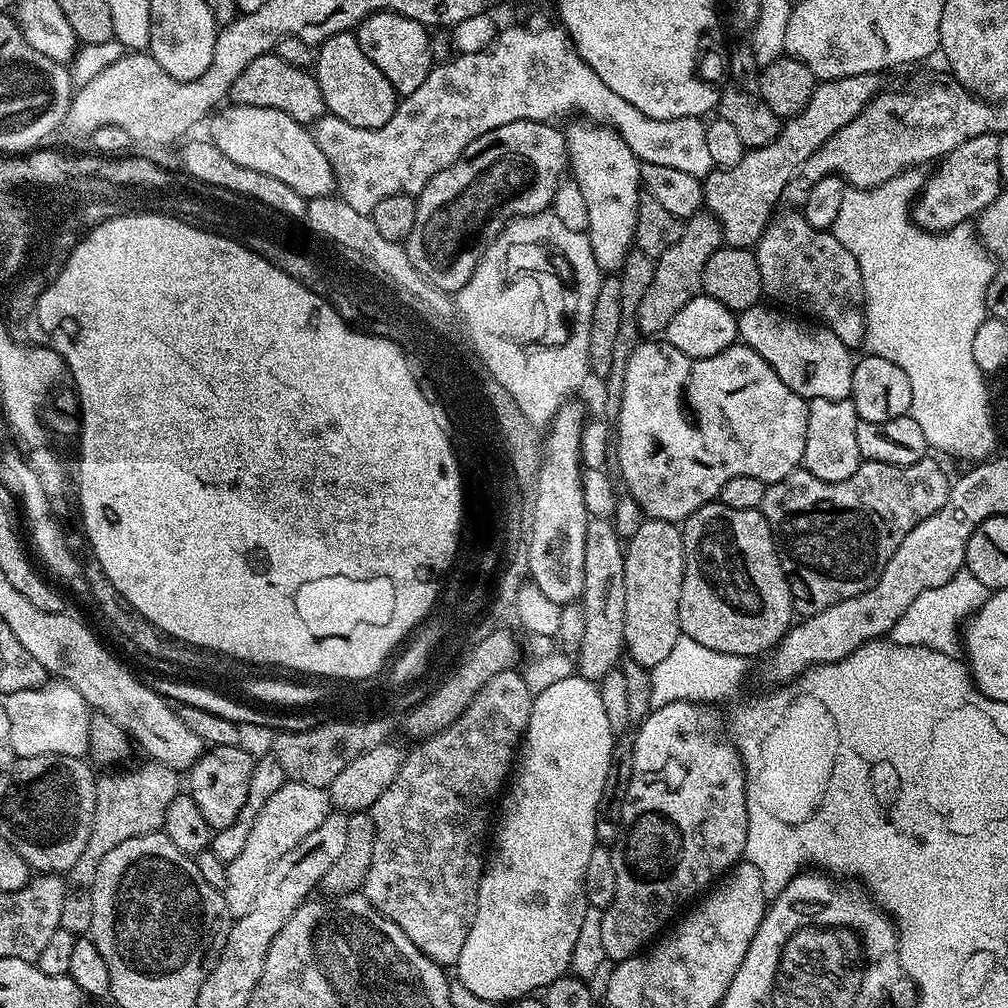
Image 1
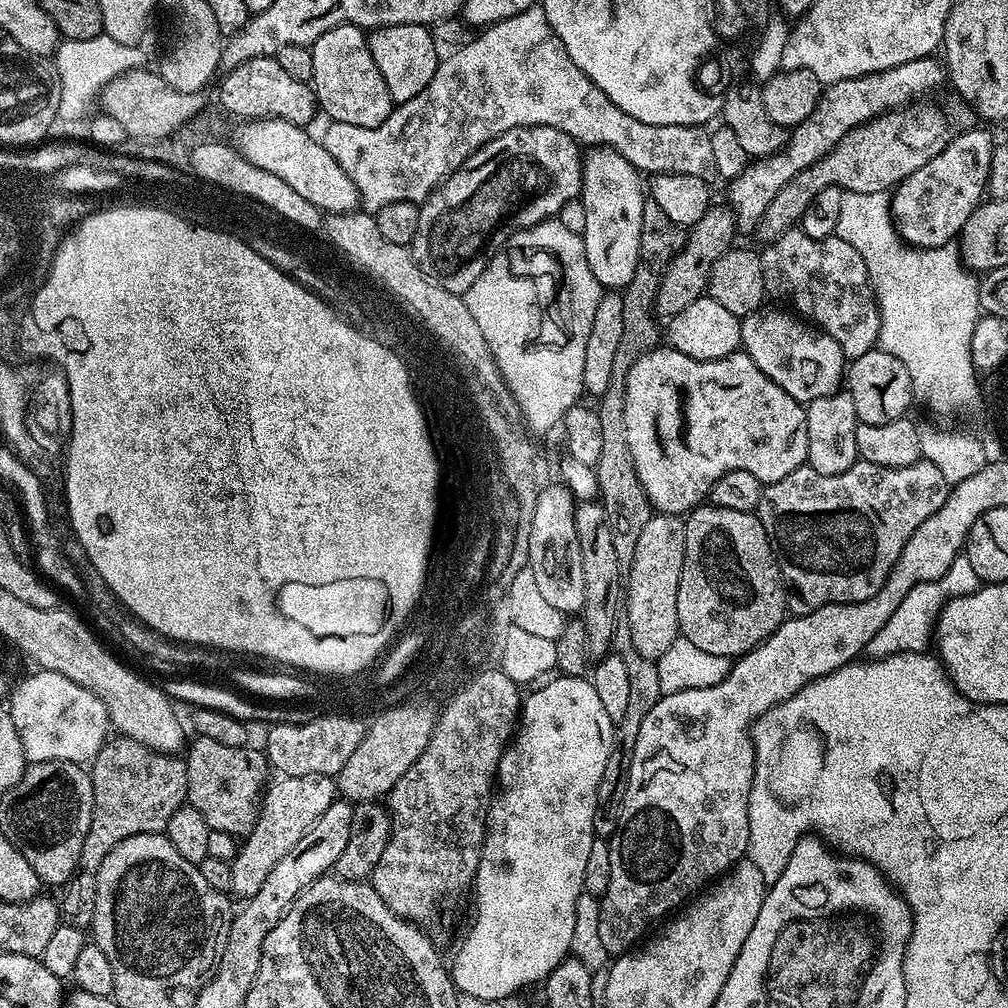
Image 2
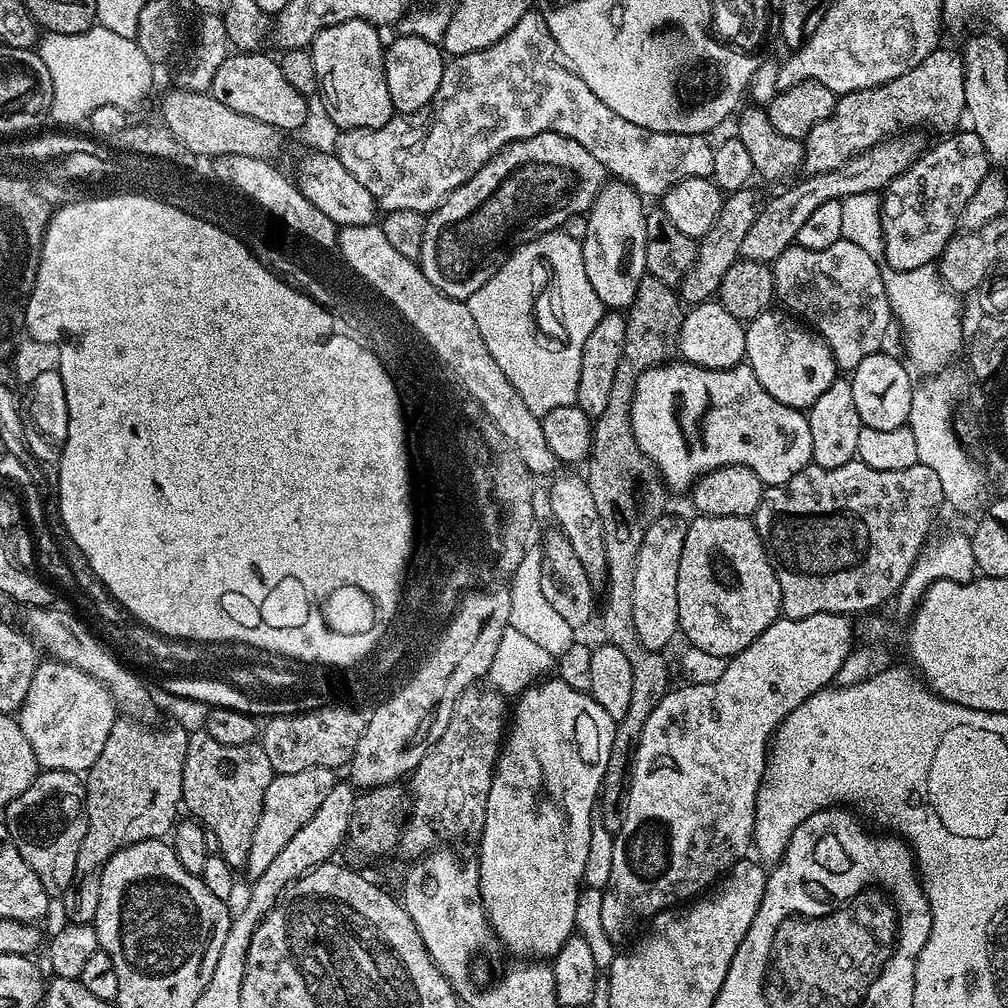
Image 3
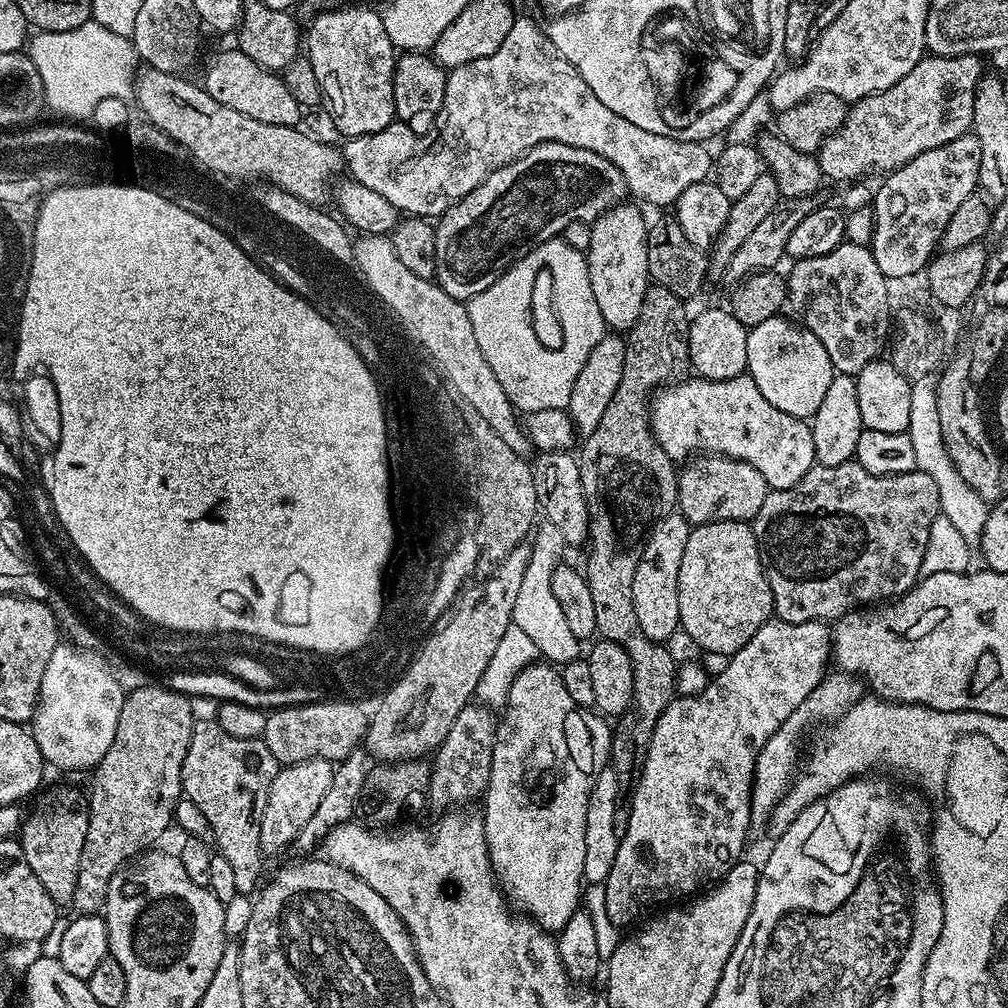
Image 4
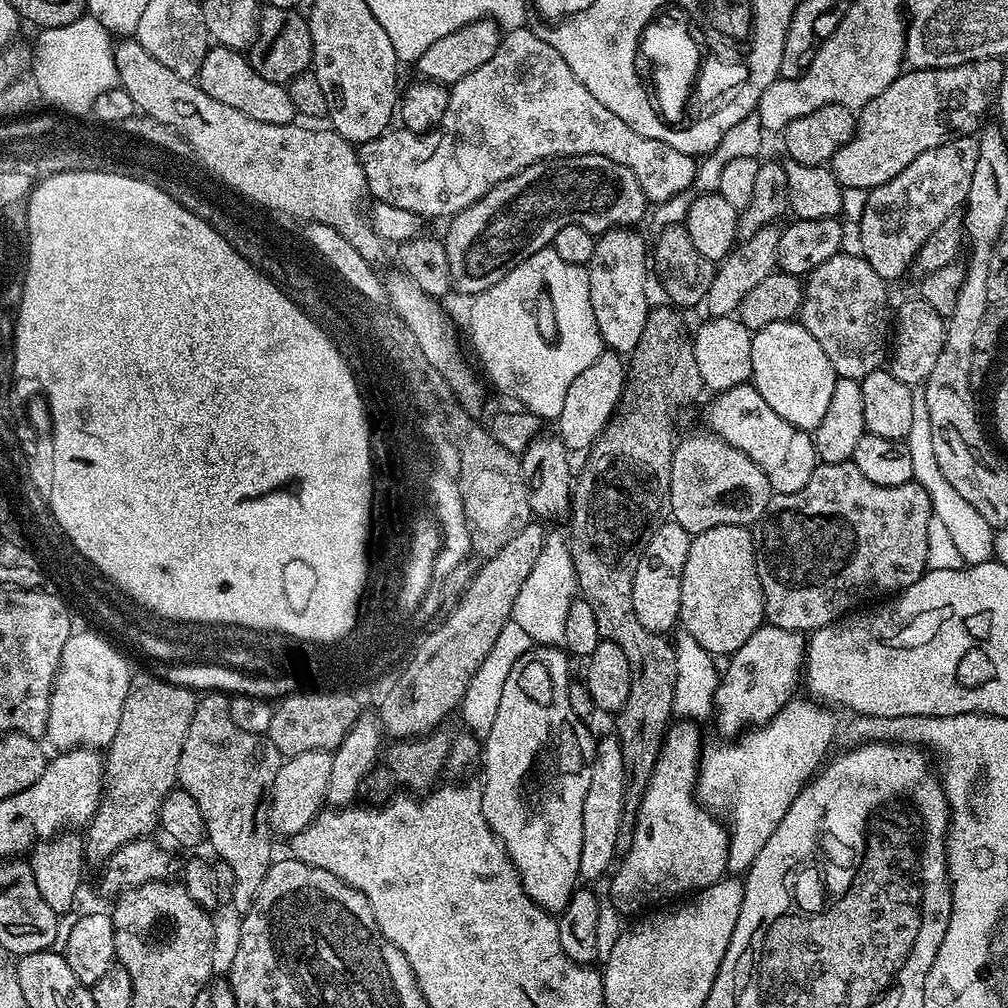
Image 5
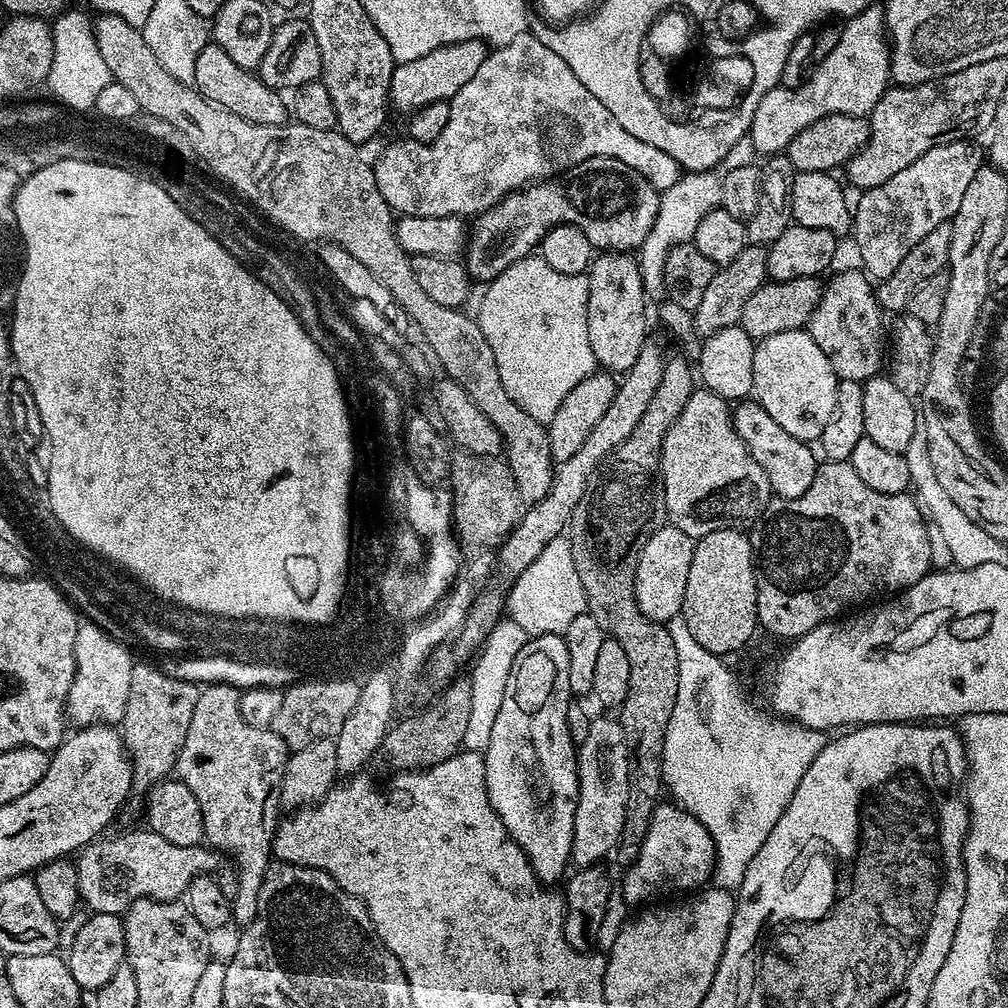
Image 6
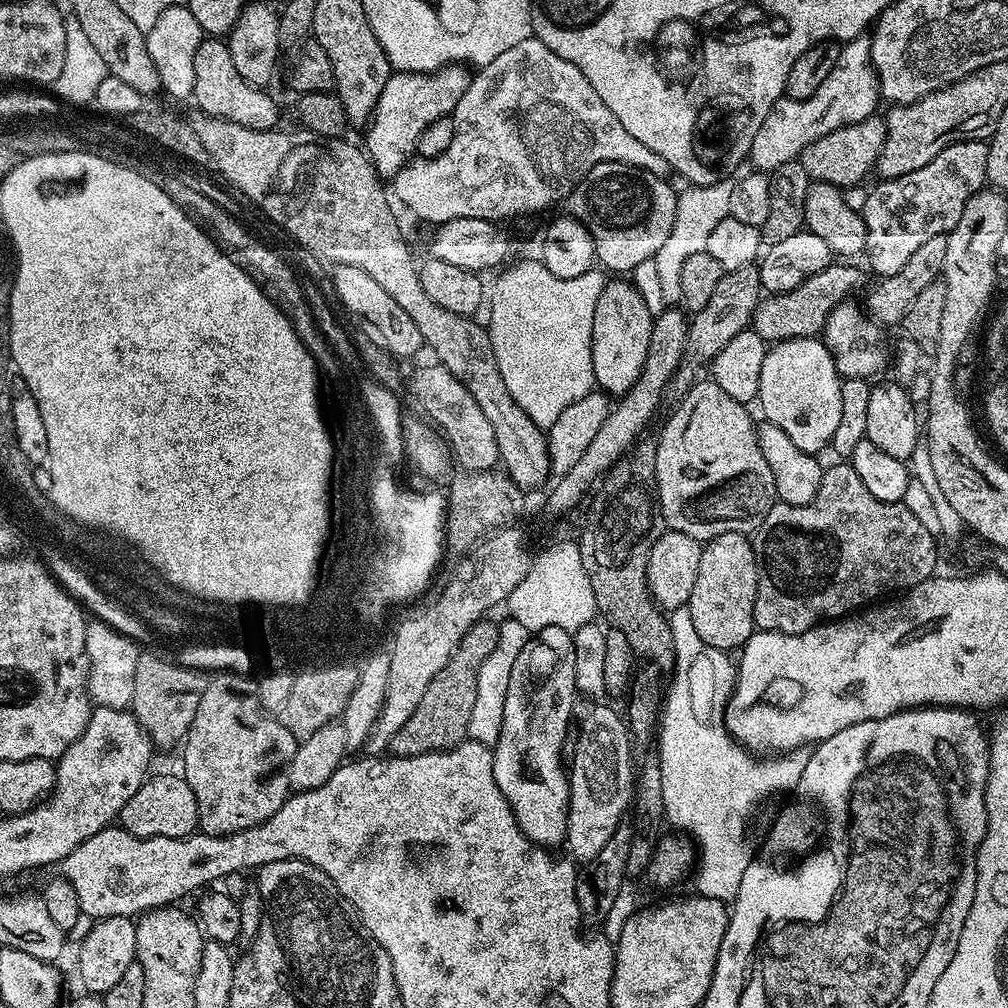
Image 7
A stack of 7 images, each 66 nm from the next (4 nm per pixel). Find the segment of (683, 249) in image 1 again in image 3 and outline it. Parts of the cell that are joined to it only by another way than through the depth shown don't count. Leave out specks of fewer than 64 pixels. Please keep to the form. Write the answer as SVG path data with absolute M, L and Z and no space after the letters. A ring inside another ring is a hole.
M755 187L739 188L736 192L725 195L724 205L710 230L696 245L696 265L689 270L678 285L678 296L685 305L703 304L711 301L719 293L722 278L735 260L741 259L740 251L745 235L754 226L762 207L762 196L755 192Z

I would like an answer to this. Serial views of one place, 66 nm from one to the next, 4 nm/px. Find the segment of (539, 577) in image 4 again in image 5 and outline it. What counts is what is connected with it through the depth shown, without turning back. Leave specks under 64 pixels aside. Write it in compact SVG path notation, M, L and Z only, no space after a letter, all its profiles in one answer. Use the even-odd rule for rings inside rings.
M556 534L549 535L546 546L542 546L542 554L538 554L538 562L534 562L534 570L530 570L526 582L522 582L522 590L518 590L518 598L514 598L511 623L522 626L537 645L563 645L566 614L570 614L570 606L577 596L576 571L569 541Z

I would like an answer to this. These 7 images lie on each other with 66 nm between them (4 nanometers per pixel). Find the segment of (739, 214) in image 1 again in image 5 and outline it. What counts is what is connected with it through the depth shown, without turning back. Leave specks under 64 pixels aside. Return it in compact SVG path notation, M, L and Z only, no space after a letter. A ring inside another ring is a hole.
M991 56L981 60L971 60L962 66L950 66L949 68L913 68L911 70L901 71L900 77L878 98L866 102L863 108L859 109L856 116L856 132L832 156L830 167L832 173L836 175L836 180L840 187L846 188L867 188L869 190L882 186L890 182L918 154L926 154L926 150L934 150L934 146L945 144L951 140L956 140L959 136L971 136L981 131L985 123L984 115L988 112L988 107L993 107L1000 91L1002 76L1006 71L1006 65L1003 59Z

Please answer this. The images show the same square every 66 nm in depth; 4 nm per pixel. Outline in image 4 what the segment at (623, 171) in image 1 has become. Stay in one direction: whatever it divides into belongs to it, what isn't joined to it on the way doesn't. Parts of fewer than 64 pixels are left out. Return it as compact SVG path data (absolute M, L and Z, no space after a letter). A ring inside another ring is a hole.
M632 202L616 204L598 219L591 221L592 233L590 246L586 253L590 270L590 286L594 290L594 302L598 302L598 310L602 310L605 325L613 333L624 334L638 322L638 313L642 310L642 298L646 298L646 290L650 286L648 274L648 225L649 221L635 208Z

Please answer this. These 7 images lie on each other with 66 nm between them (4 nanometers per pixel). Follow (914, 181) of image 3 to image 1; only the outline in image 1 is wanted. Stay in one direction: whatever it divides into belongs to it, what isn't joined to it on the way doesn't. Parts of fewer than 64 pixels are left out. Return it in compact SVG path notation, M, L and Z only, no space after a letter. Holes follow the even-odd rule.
M982 134L962 142L962 146L939 161L938 167L940 169L933 176L925 179L911 210L912 223L926 232L945 232L979 216L981 210L990 206L990 202L994 202L1002 190L996 134Z

